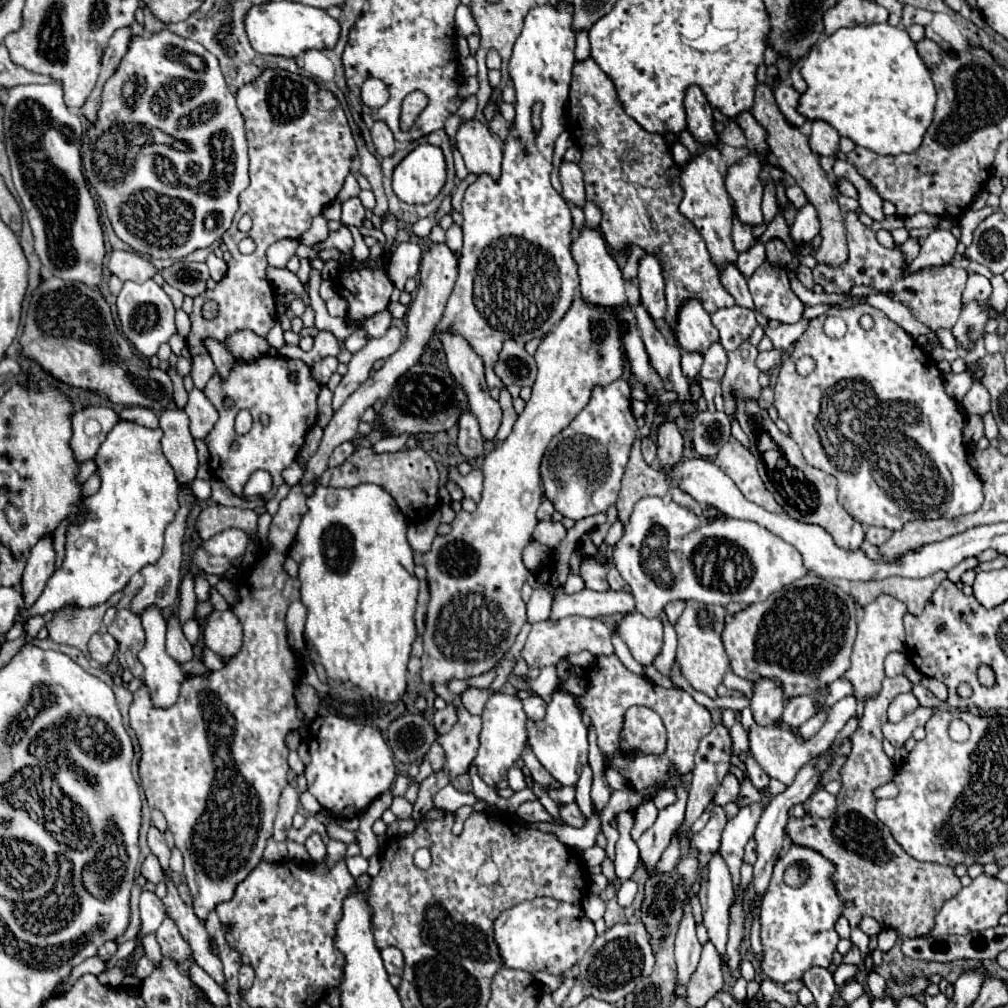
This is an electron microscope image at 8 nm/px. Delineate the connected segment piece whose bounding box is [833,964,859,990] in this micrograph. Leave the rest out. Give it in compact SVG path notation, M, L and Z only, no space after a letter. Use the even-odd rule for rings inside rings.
M841 964L839 968L837 968L837 972L833 974L833 978L835 978L835 984L839 986L839 990L841 990L841 986L843 984L847 984L855 974L857 974L857 966L855 964Z

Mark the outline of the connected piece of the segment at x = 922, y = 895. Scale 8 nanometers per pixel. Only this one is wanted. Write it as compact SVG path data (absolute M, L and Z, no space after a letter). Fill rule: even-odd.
M907 676L885 678L881 692L871 704L865 704L865 714L855 730L851 742L853 750L847 756L845 766L841 768L843 790L837 802L835 816L815 818L805 816L799 820L787 822L787 834L795 844L803 844L815 848L825 858L829 858L837 870L833 874L835 888L841 898L845 898L845 918L851 928L859 926L863 916L873 916L881 926L893 928L903 938L925 936L935 926L935 916L941 906L961 892L961 882L953 872L953 866L941 866L933 862L919 862L909 856L897 842L893 844L893 836L889 828L879 822L875 816L873 790L891 782L895 776L895 762L889 760L881 748L883 742L883 724L887 722L887 708L897 694L911 692L913 684Z

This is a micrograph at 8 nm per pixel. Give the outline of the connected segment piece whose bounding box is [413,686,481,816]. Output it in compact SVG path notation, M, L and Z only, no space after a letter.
M433 686L433 688L435 688L435 692L437 692L445 702L449 702L449 704L453 704L453 706L457 708L457 724L455 724L447 734L439 736L439 744L441 744L443 750L445 750L445 766L443 766L441 772L437 772L437 774L433 772L429 778L425 778L425 780L421 782L419 798L417 798L415 806L413 806L413 810L415 810L415 812L421 812L421 816L423 816L423 810L431 810L431 806L433 806L431 796L433 796L433 794L437 794L437 792L439 792L443 786L447 786L453 778L457 778L459 774L465 774L465 772L469 770L469 764L471 764L471 760L475 758L475 752L477 752L477 748L479 748L479 732L481 732L481 716L475 716L475 714L467 712L467 708L461 704L461 696L459 696L459 694L453 694L447 686Z

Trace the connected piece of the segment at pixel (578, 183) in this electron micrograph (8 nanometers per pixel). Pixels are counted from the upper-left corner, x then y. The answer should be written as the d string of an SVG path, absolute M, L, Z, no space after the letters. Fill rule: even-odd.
M563 162L559 176L561 176L565 200L569 204L577 206L577 208L583 208L585 202L587 202L587 196L585 196L585 188L583 188L581 168L577 164L573 164L573 162Z

